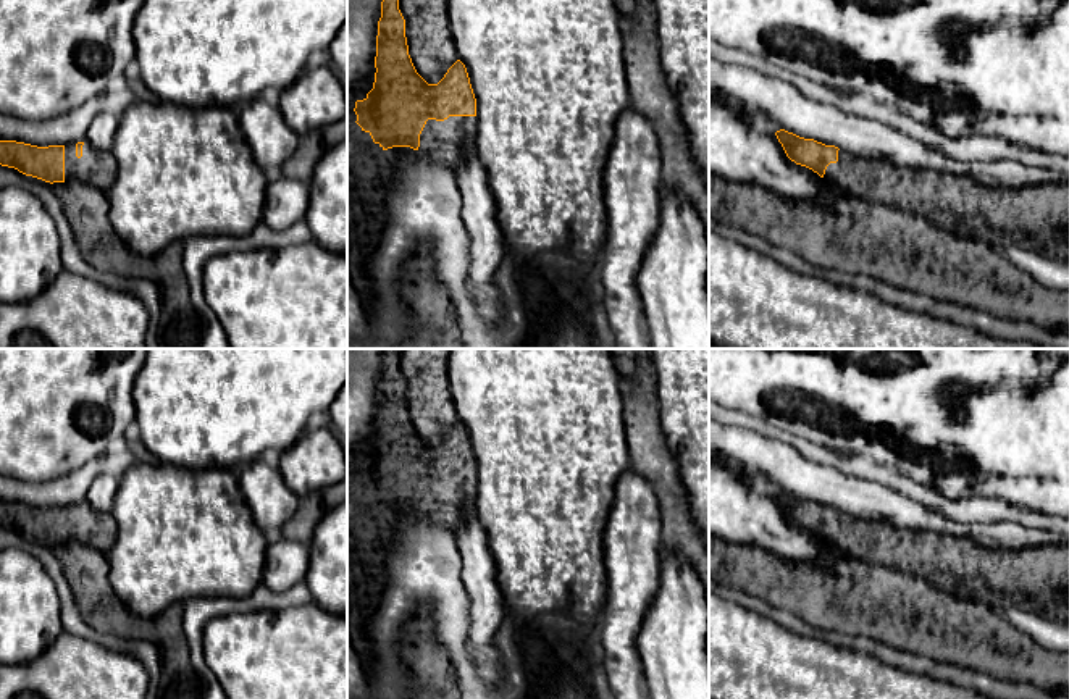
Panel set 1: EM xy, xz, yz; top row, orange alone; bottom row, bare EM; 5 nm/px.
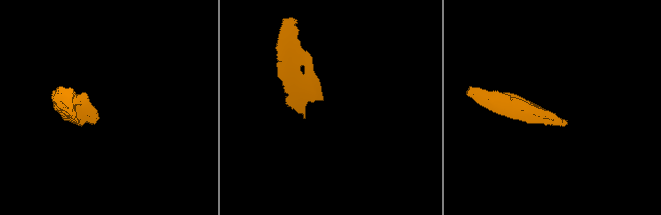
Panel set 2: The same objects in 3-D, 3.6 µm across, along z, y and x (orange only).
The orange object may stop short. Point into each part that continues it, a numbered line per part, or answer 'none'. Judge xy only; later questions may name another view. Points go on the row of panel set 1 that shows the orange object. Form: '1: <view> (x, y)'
1: xy (97, 168)

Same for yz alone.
1: yz (1037, 217)

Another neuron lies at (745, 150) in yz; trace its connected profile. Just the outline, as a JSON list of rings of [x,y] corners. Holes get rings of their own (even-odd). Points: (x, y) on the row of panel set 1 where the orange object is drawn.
[[[709,90],[709,173],[720,176],[723,179],[730,179],[735,182],[751,182],[761,186],[790,202],[799,200],[819,200],[828,202],[836,194],[836,187],[827,181],[824,181],[817,173],[812,170],[796,165],[791,161],[782,144],[778,142],[775,132],[780,128],[762,121],[759,116],[751,115],[749,119],[743,116],[741,103],[735,102],[733,98],[727,98],[719,95],[717,92]]]

